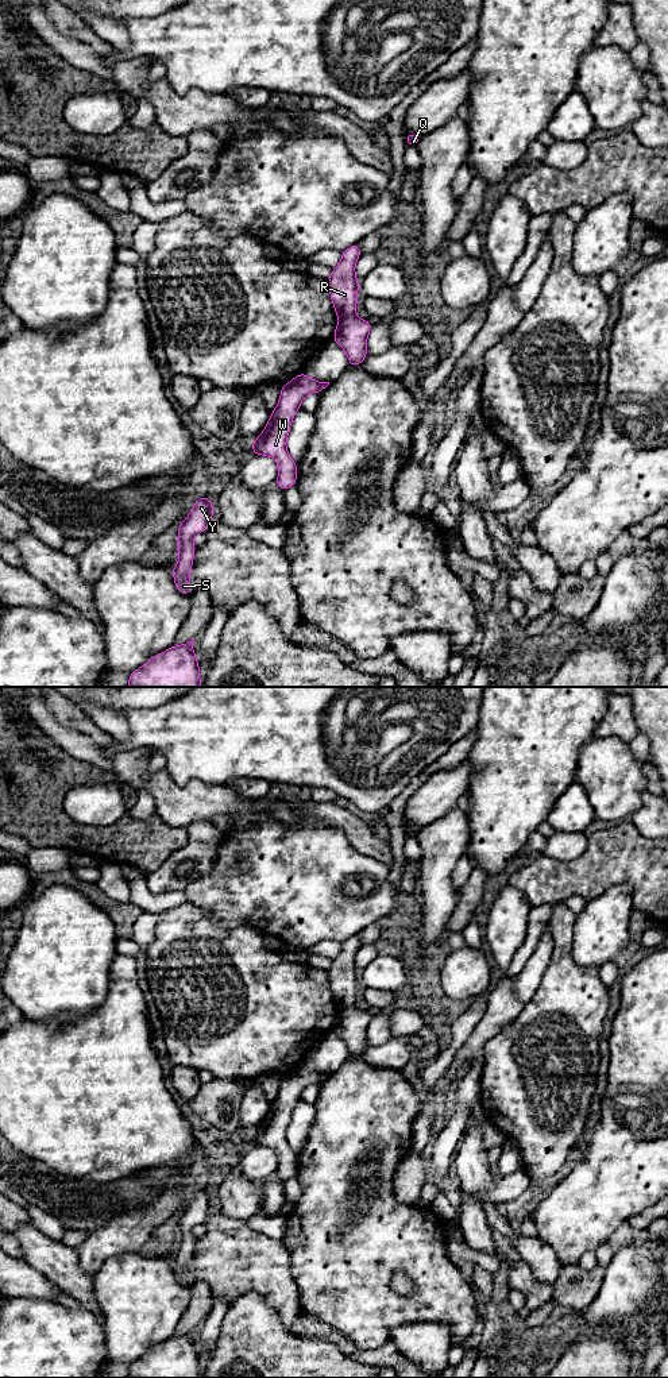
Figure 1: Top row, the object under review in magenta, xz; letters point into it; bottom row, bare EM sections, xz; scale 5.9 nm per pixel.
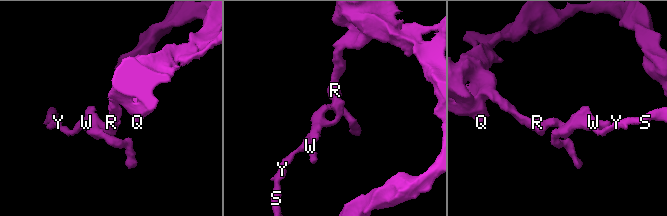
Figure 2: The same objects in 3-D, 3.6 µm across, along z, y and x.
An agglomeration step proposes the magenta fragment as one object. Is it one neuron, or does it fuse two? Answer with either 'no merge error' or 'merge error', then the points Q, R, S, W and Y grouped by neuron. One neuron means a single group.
merge error; Q R / S W Y

